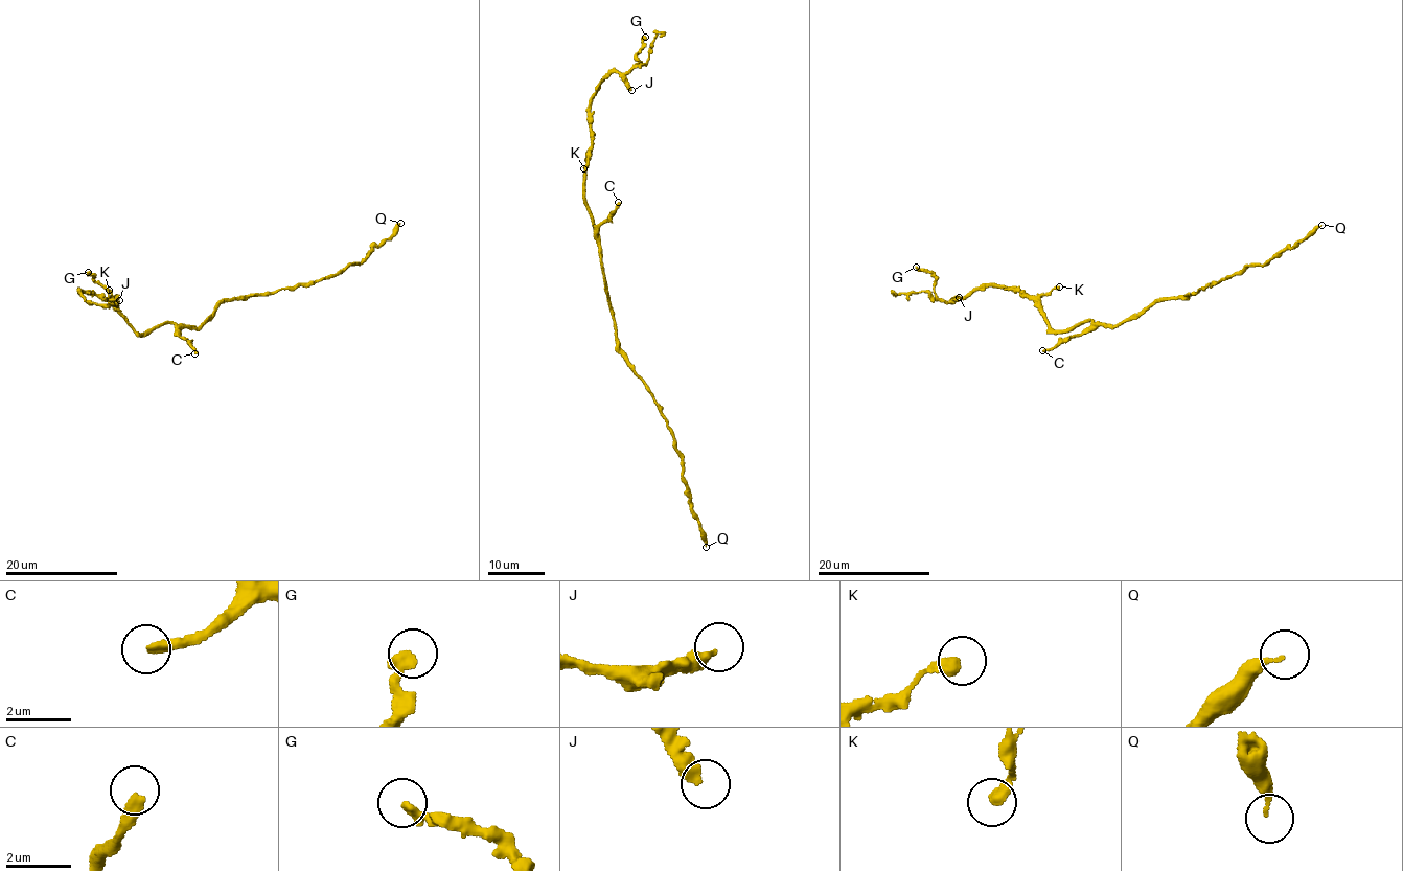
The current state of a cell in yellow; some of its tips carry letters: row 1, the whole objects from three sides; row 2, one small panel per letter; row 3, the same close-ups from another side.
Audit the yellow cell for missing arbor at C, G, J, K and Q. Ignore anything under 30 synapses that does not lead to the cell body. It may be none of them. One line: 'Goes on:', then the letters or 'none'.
Goes on: C, J

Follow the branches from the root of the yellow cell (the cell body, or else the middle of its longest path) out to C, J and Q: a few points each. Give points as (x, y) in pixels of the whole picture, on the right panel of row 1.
C: (1118, 324), (1095, 325), (1042, 350)
J: (1118, 324), (1081, 321), (1067, 330), (1052, 330), (1033, 299), (1006, 287), (981, 287), (959, 297)
Q: (1118, 324), (1135, 319), (1156, 302), (1189, 298), (1200, 289), (1240, 275), (1247, 267), (1265, 266), (1321, 225)

